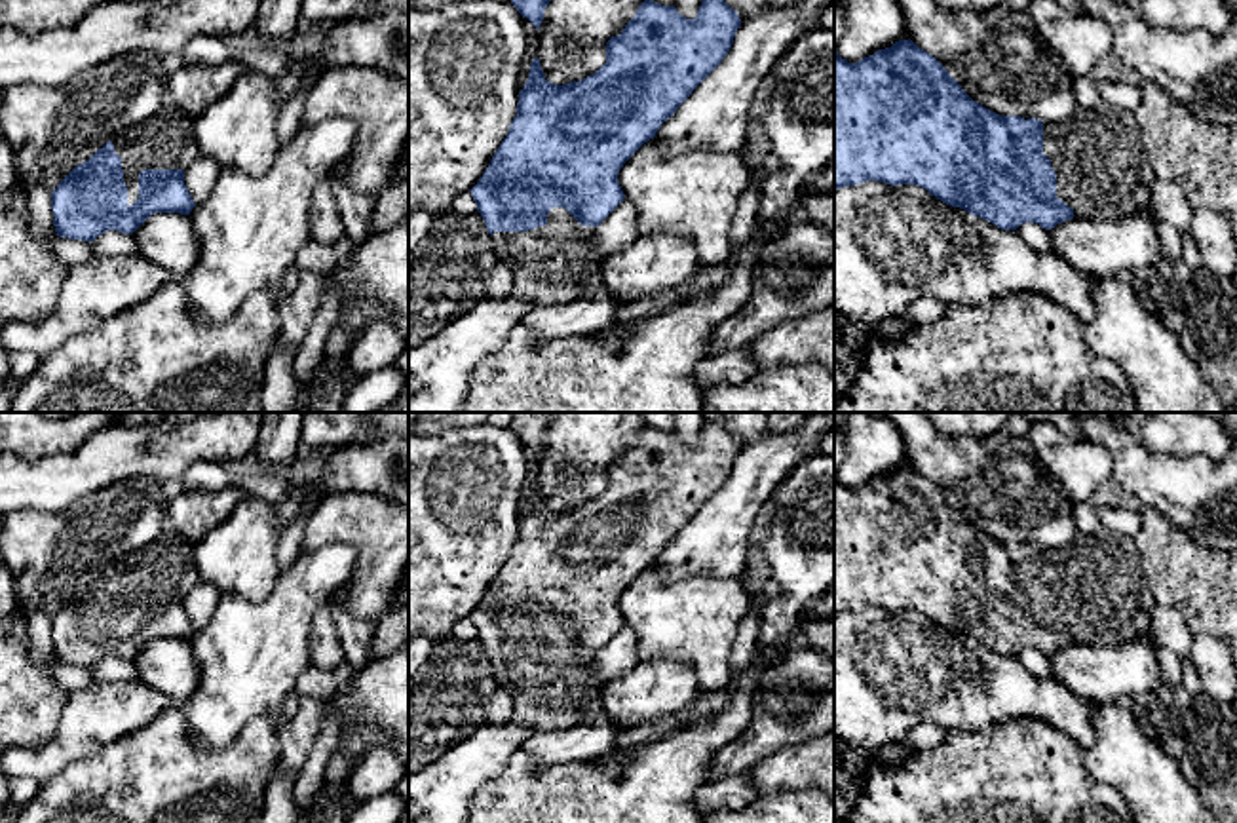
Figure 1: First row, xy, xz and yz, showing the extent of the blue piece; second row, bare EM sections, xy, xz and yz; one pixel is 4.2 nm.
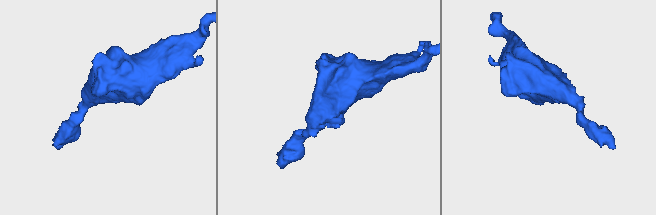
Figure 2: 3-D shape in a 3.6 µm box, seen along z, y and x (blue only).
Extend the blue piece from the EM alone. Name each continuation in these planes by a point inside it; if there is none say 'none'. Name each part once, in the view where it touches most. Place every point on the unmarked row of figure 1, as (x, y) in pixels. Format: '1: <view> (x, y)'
1: xy (162, 567)

